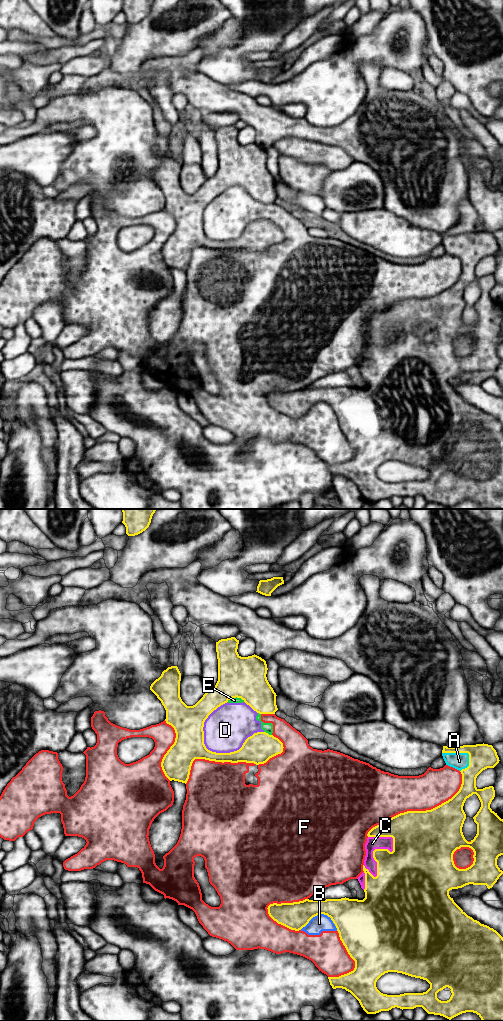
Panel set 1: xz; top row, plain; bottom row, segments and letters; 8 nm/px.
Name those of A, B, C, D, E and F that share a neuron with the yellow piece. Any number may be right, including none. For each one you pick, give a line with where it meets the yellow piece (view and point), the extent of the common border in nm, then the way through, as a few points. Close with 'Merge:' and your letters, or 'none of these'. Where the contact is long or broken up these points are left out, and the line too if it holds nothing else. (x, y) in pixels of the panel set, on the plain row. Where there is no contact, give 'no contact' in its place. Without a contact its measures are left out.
A: contact xz (461, 240); length 240 nm
C: contact xz (376, 337); length 360 nm
Merge: A, C

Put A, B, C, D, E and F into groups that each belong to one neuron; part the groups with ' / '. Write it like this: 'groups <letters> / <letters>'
groups A C / B D E F

